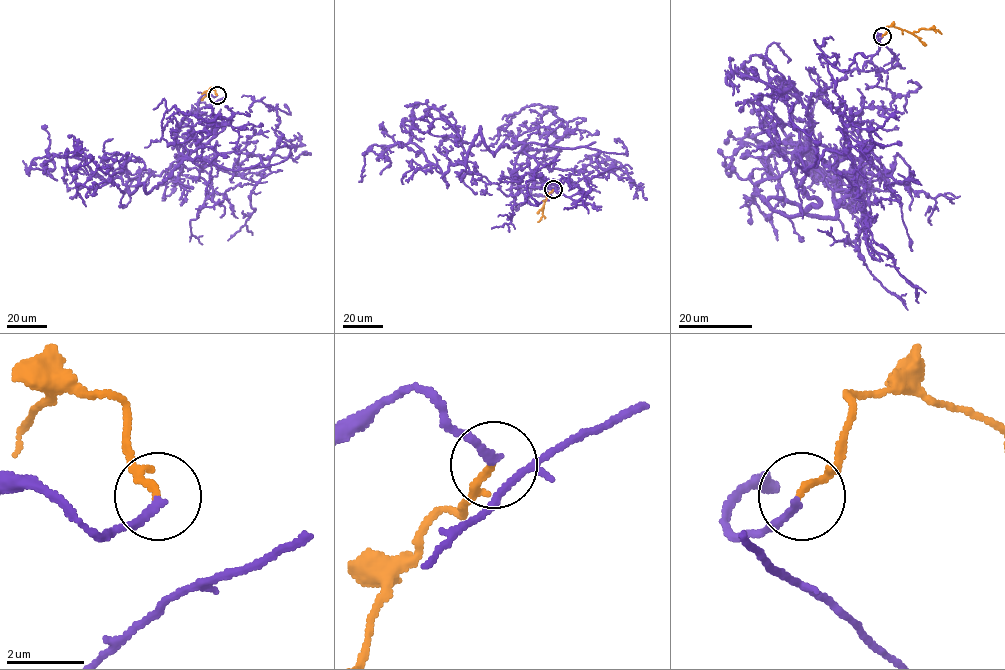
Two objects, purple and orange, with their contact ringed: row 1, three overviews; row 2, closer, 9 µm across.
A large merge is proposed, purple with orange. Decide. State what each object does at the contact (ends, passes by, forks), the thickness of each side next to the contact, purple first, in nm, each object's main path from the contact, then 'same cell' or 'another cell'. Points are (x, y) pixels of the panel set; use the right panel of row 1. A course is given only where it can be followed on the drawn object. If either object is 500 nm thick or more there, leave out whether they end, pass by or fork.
purple ends | orange ends | 200/180 nm | purple via (882, 36), (810, 99), (818, 203), (770, 206), (833, 217), (852, 195), (798, 151), (817, 173), (855, 156) | orange via (882, 36), (889, 26), (910, 32), (931, 29), (941, 33) | same cell

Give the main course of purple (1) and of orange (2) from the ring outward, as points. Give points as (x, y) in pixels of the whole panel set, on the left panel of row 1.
1: (216, 95), (196, 113), (223, 129), (149, 193), (77, 158), (31, 167), (53, 170), (44, 160)
2: (216, 95), (213, 89), (201, 93)

